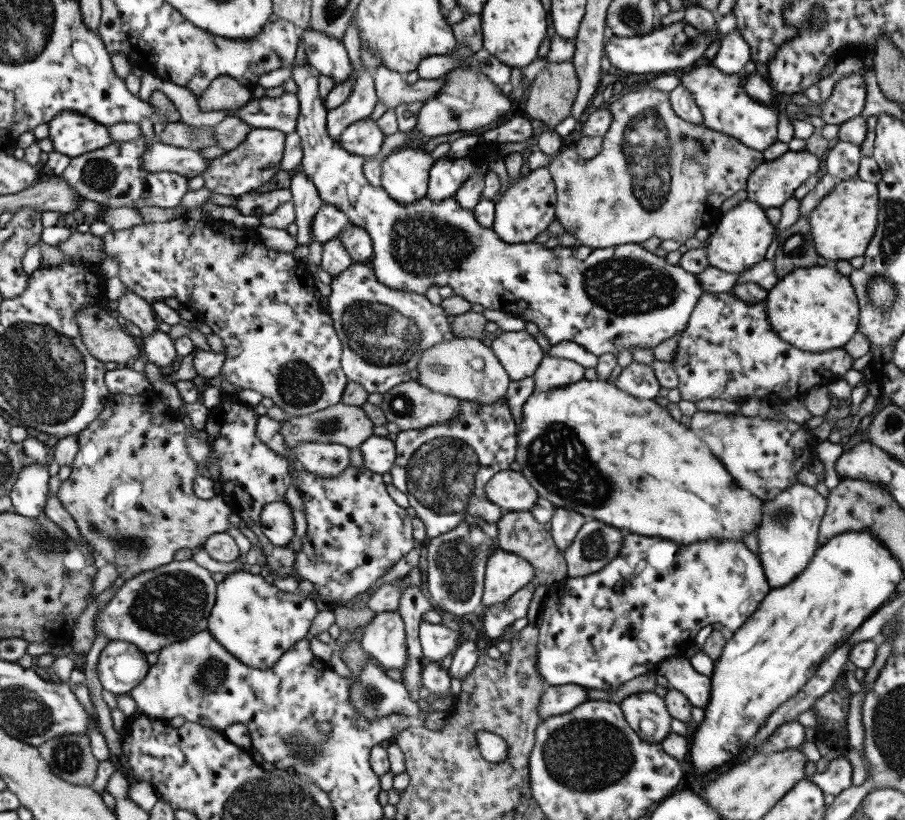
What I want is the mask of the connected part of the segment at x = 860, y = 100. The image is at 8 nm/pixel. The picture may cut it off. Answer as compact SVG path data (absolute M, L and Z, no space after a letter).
M850 74L833 87L831 94L821 105L820 118L825 124L843 124L860 116L864 107L866 85L863 76Z

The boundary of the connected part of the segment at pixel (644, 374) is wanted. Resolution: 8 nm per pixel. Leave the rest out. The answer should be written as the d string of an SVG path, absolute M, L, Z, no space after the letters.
M633 360L629 365L621 369L613 383L625 394L638 399L653 399L660 388L652 366Z

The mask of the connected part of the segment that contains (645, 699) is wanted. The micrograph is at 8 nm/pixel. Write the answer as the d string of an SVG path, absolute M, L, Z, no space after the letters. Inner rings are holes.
M645 691L633 693L618 703L622 710L622 715L626 723L638 734L645 742L658 743L669 732L669 716L663 698L656 696L654 692ZM641 720L653 720L655 732L651 736L644 736L639 731Z

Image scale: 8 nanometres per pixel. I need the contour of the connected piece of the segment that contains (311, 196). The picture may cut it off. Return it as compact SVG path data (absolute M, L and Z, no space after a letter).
M295 168L294 173L290 176L287 189L291 195L289 201L293 205L294 222L297 226L297 233L294 236L296 244L309 245L313 241L310 236L310 224L323 202L319 198L314 184L301 168Z

